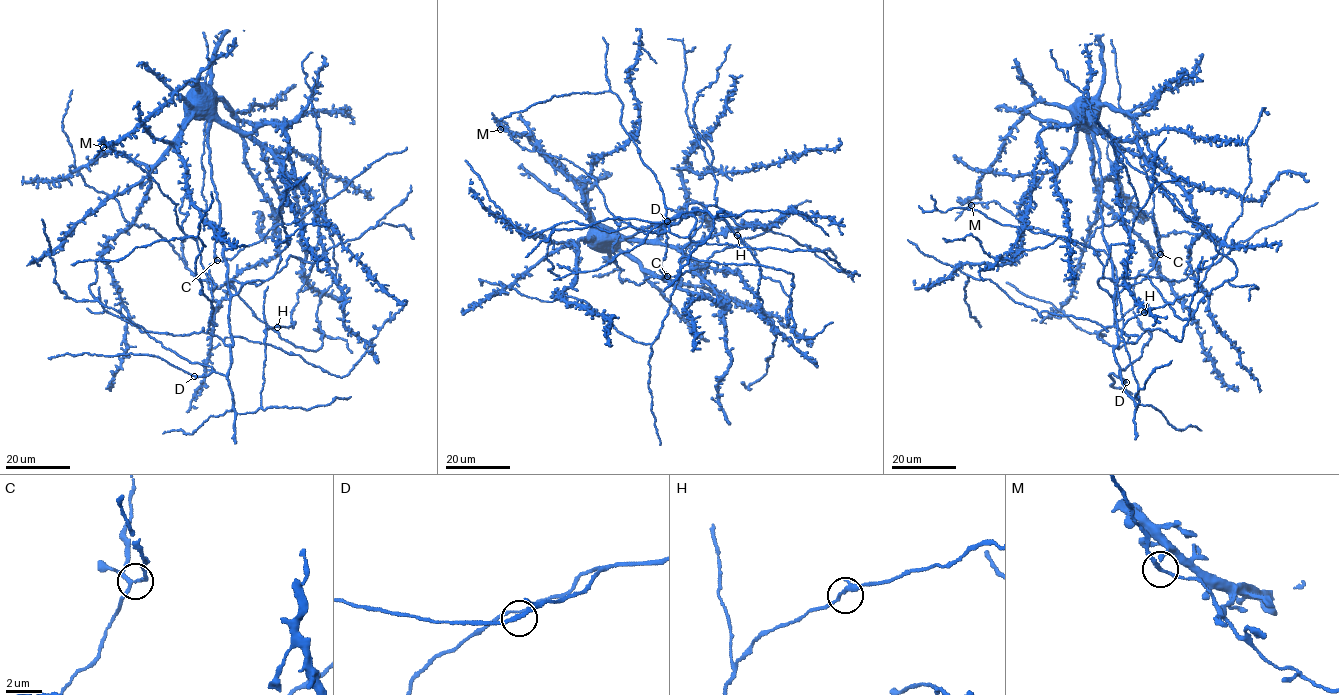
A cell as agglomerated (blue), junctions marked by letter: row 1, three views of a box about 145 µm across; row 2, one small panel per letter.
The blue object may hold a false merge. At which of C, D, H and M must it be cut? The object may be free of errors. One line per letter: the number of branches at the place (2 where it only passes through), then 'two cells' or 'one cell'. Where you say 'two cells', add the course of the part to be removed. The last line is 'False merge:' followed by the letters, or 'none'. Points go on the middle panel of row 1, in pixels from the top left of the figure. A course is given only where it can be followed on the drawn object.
C: branches 3; one cell
D: branches 3; one cell
H: branches 3; one cell
M: branches 3; one cell
False merge: none

